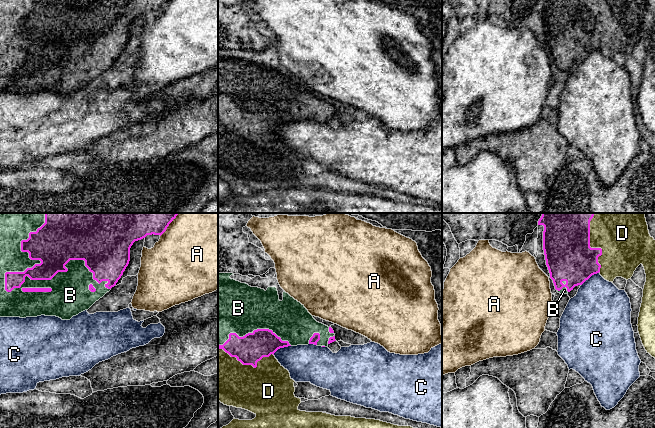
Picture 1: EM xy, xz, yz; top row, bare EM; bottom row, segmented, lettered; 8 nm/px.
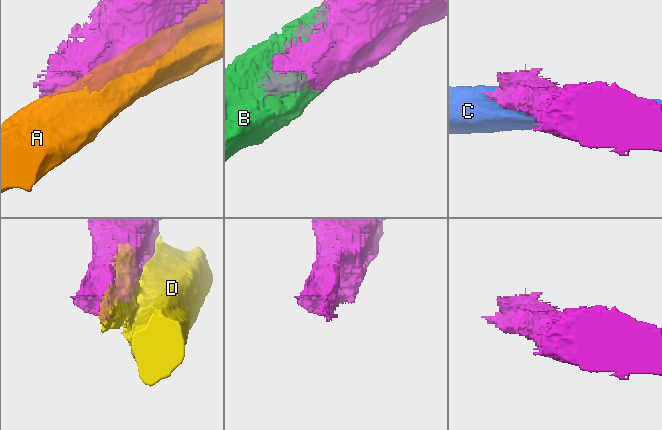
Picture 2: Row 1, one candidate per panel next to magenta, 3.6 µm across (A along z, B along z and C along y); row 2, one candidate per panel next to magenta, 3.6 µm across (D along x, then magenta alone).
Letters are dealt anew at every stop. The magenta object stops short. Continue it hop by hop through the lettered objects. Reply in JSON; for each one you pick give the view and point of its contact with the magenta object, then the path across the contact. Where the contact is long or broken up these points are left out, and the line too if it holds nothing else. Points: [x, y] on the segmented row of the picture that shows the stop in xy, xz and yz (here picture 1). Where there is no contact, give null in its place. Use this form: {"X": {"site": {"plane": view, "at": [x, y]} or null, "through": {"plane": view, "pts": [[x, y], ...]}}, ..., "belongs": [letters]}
{"B": {"site": {"plane": "xy", "at": [58, 271]}}, "belongs": ["B"]}

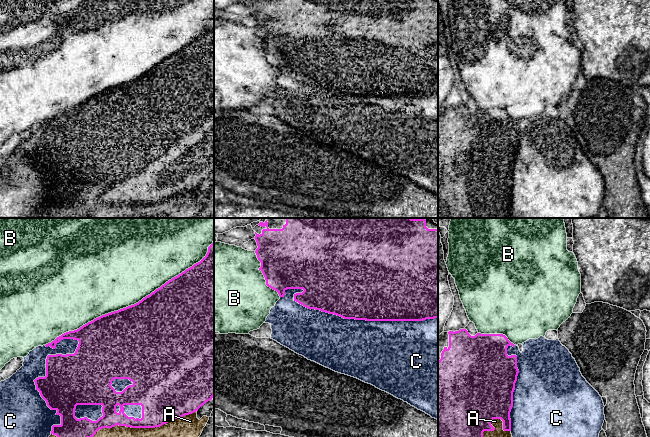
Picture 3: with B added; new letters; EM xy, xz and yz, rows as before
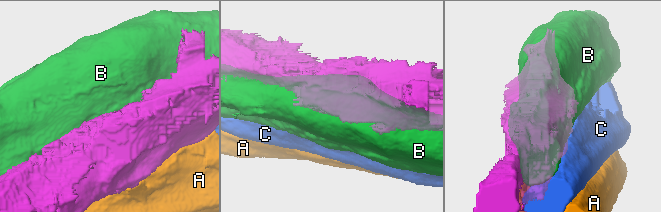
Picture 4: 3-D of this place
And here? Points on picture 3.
{"belongs": []}

